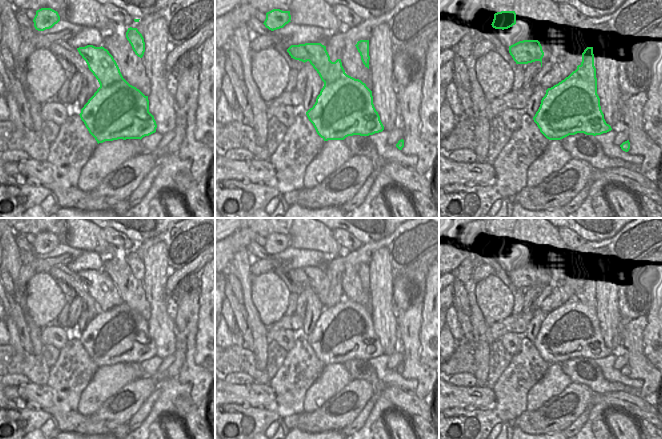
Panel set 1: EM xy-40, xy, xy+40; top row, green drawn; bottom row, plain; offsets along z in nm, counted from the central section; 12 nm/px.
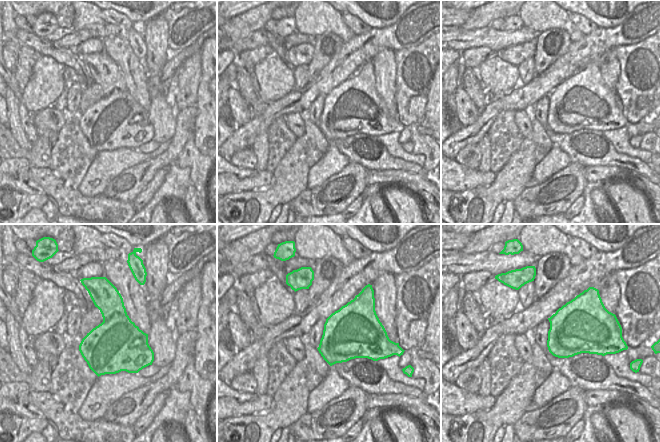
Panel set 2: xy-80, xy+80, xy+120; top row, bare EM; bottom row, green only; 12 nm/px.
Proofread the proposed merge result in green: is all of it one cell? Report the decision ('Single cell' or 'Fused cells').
Fused cells

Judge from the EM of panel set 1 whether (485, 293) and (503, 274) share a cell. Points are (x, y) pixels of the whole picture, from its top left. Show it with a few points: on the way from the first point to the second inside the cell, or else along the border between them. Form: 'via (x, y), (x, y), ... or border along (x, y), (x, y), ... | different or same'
border along (494, 274), (513, 294) | different

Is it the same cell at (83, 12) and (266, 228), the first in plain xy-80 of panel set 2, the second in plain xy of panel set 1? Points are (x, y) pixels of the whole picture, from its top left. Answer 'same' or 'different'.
different

